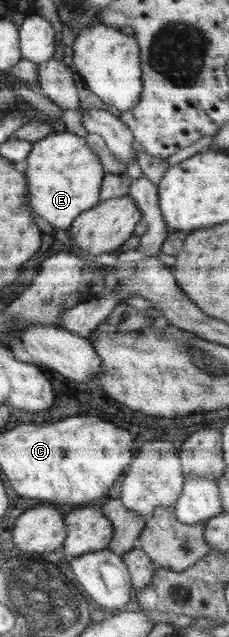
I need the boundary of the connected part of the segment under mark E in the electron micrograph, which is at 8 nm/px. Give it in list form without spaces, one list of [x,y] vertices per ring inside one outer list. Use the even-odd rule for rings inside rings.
[[[53,132],[36,141],[25,160],[31,189],[31,207],[53,227],[69,229],[79,213],[95,207],[100,202],[103,166],[99,156],[87,145],[86,139],[76,132]]]

